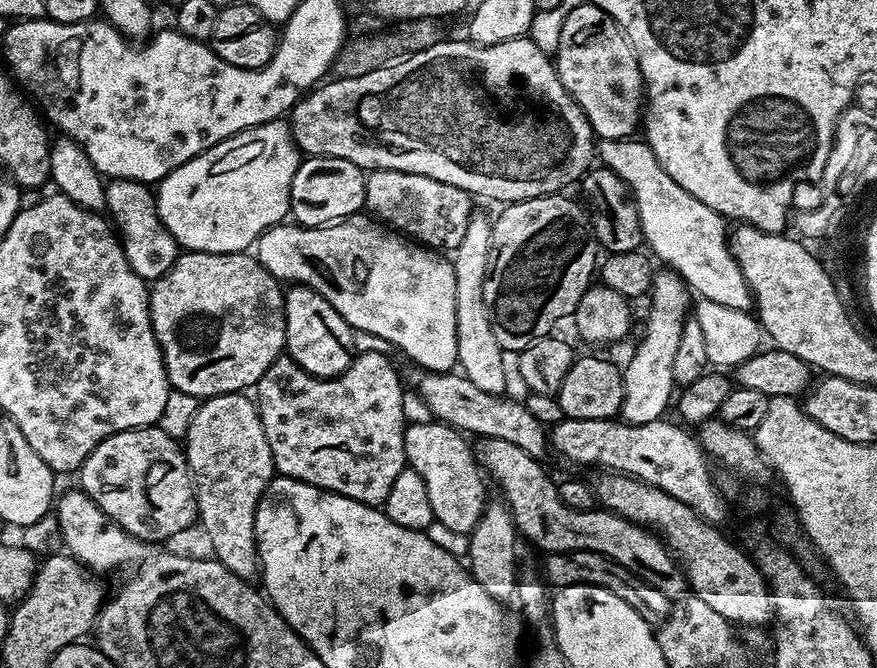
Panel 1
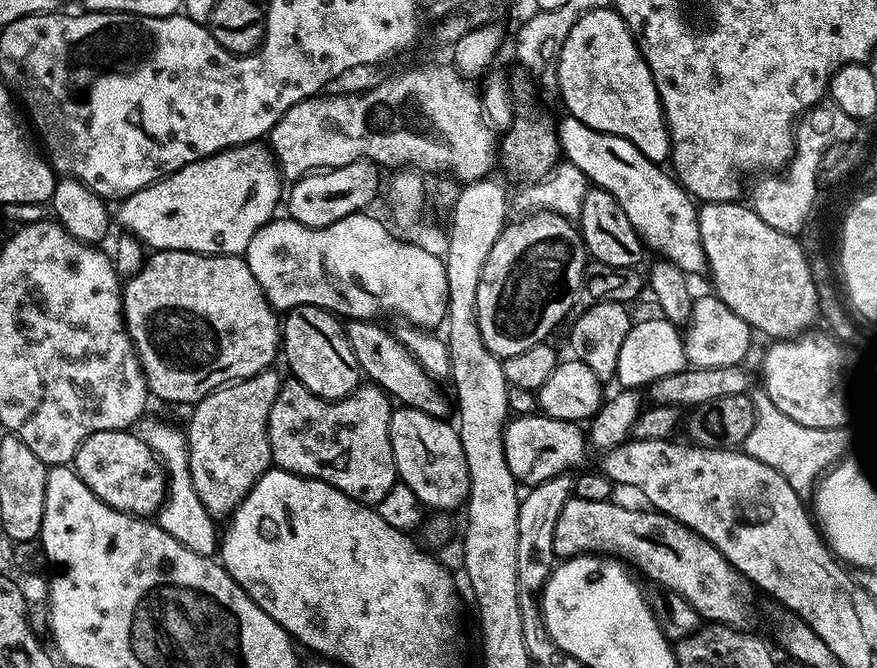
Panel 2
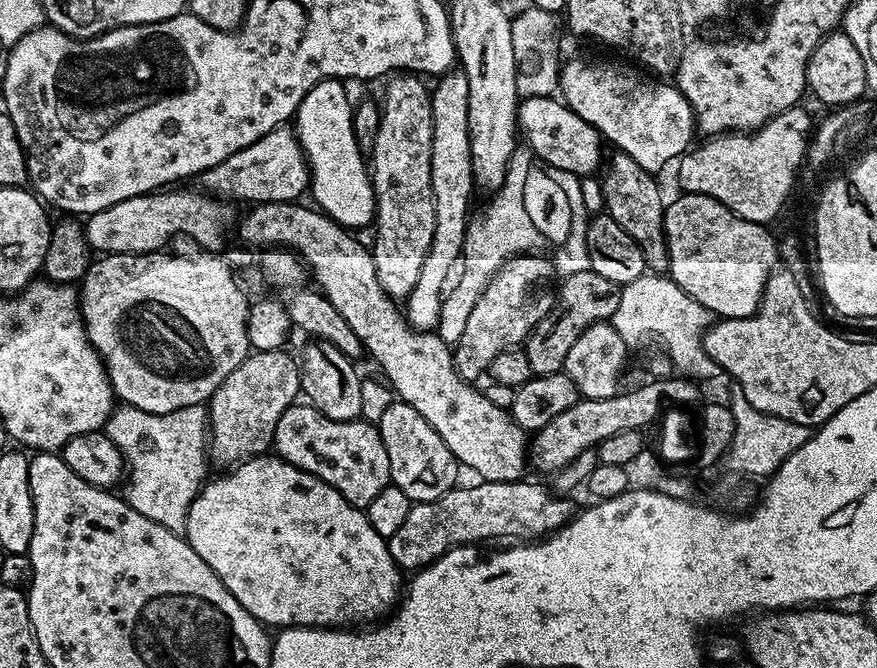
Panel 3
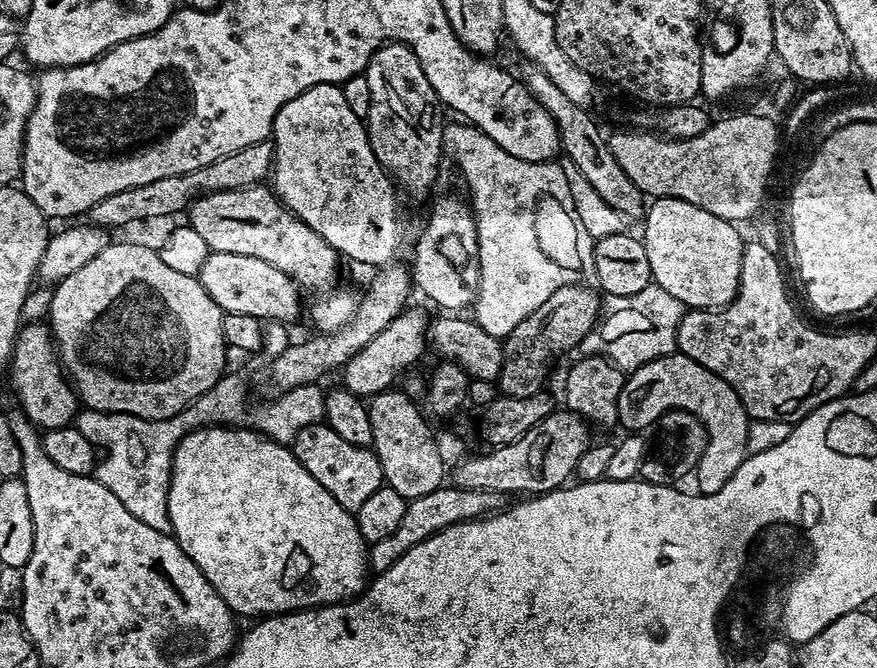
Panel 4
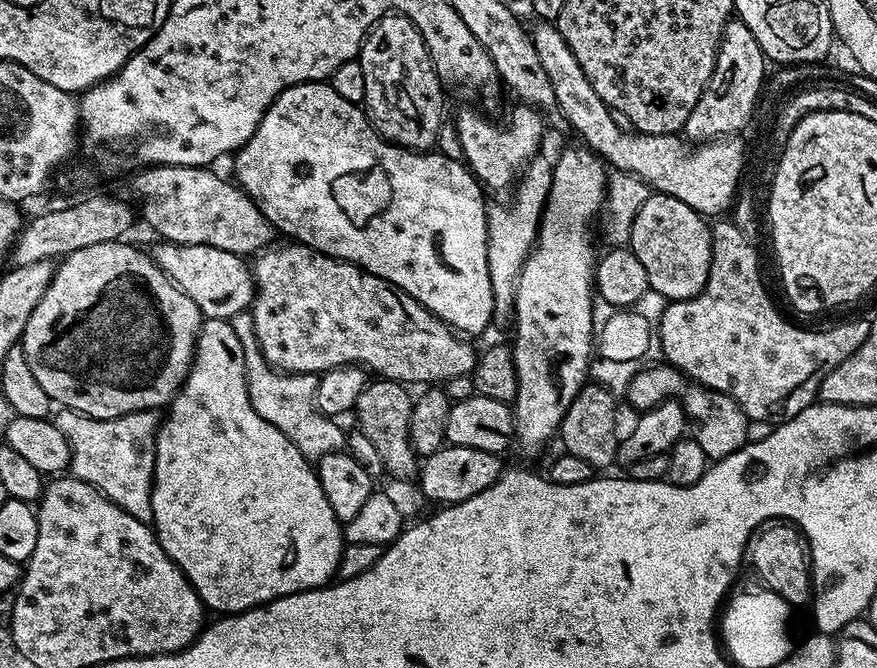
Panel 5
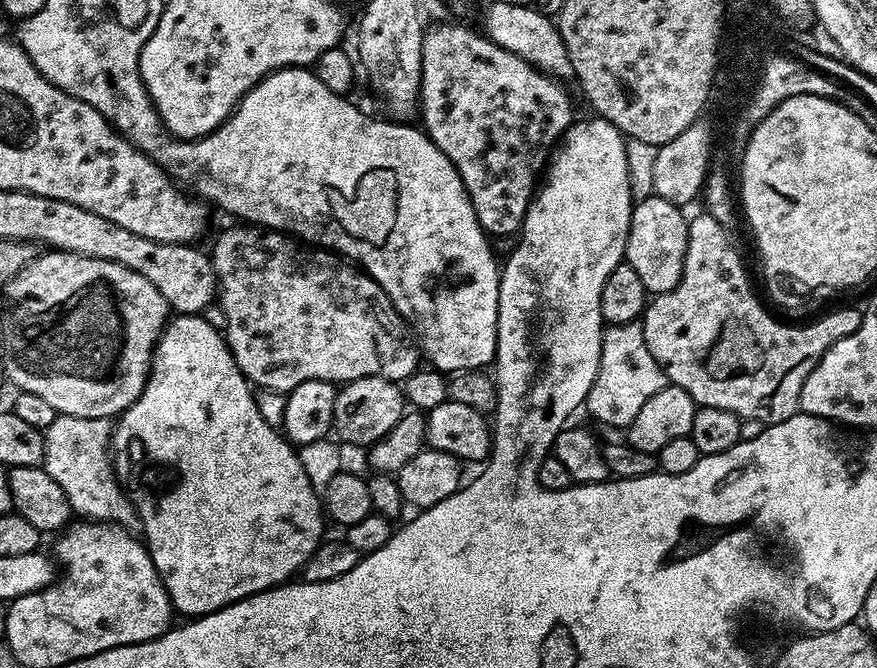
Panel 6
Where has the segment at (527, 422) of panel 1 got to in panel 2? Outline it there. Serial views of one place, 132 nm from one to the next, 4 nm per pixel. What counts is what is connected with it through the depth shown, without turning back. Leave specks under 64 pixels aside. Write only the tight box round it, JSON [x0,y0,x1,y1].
[344,320,450,417]

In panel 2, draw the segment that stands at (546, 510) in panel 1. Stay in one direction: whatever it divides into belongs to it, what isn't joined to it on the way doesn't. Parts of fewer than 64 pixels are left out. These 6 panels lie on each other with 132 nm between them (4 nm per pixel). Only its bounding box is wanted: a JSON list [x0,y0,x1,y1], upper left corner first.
[554,495,753,629]

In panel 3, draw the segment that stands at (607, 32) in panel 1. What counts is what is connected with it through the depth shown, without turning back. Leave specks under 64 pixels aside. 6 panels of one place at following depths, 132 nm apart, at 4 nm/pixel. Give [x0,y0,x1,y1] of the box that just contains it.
[558,60,698,174]

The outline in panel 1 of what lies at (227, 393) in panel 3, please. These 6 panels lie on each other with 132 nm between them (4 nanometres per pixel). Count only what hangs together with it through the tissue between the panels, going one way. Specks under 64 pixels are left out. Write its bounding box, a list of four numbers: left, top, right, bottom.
[182,392,276,581]

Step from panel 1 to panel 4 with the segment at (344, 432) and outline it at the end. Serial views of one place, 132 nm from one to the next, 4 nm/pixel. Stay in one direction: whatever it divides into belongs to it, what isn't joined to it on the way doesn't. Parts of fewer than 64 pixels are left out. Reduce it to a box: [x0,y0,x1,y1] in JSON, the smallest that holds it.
[290,423,384,509]

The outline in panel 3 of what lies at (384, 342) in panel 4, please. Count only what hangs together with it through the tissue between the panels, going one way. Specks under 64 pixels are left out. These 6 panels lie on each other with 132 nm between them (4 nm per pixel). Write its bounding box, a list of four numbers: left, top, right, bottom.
[406,70,476,332]

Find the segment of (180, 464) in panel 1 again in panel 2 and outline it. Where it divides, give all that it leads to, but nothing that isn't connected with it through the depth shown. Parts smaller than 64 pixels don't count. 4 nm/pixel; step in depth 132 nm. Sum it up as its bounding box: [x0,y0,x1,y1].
[74,430,166,518]

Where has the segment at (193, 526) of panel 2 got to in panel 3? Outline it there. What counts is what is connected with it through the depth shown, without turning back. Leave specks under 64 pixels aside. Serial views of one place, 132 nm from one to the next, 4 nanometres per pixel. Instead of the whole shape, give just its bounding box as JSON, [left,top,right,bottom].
[102,404,210,534]

